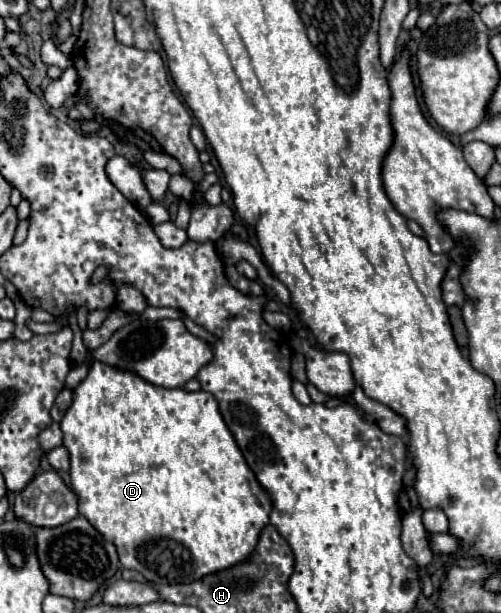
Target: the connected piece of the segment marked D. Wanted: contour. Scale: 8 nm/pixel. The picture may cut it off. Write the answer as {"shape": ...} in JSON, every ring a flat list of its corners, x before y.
{"shape":[[93,361,87,377,75,387,73,403,65,411,59,425,63,431,63,445,69,451,71,485,79,497,79,513,83,517,87,517,87,521,91,521,91,525,95,525,95,529,99,529,99,533,103,537,107,537,107,541,115,543,121,565,125,569,135,569,147,581,157,583,157,585,191,583,195,579,201,579,207,573,231,567,239,561,245,561,249,557,249,553,255,549,261,529,269,523,271,501,269,501,267,493,261,489,261,485,257,483,249,465,245,463,241,449,237,447,231,431,227,429,227,425,219,413,219,403,211,393,157,387,157,385,151,385,149,381,141,379,133,371,123,371,123,369,115,369,113,365,103,365,101,361]]}

